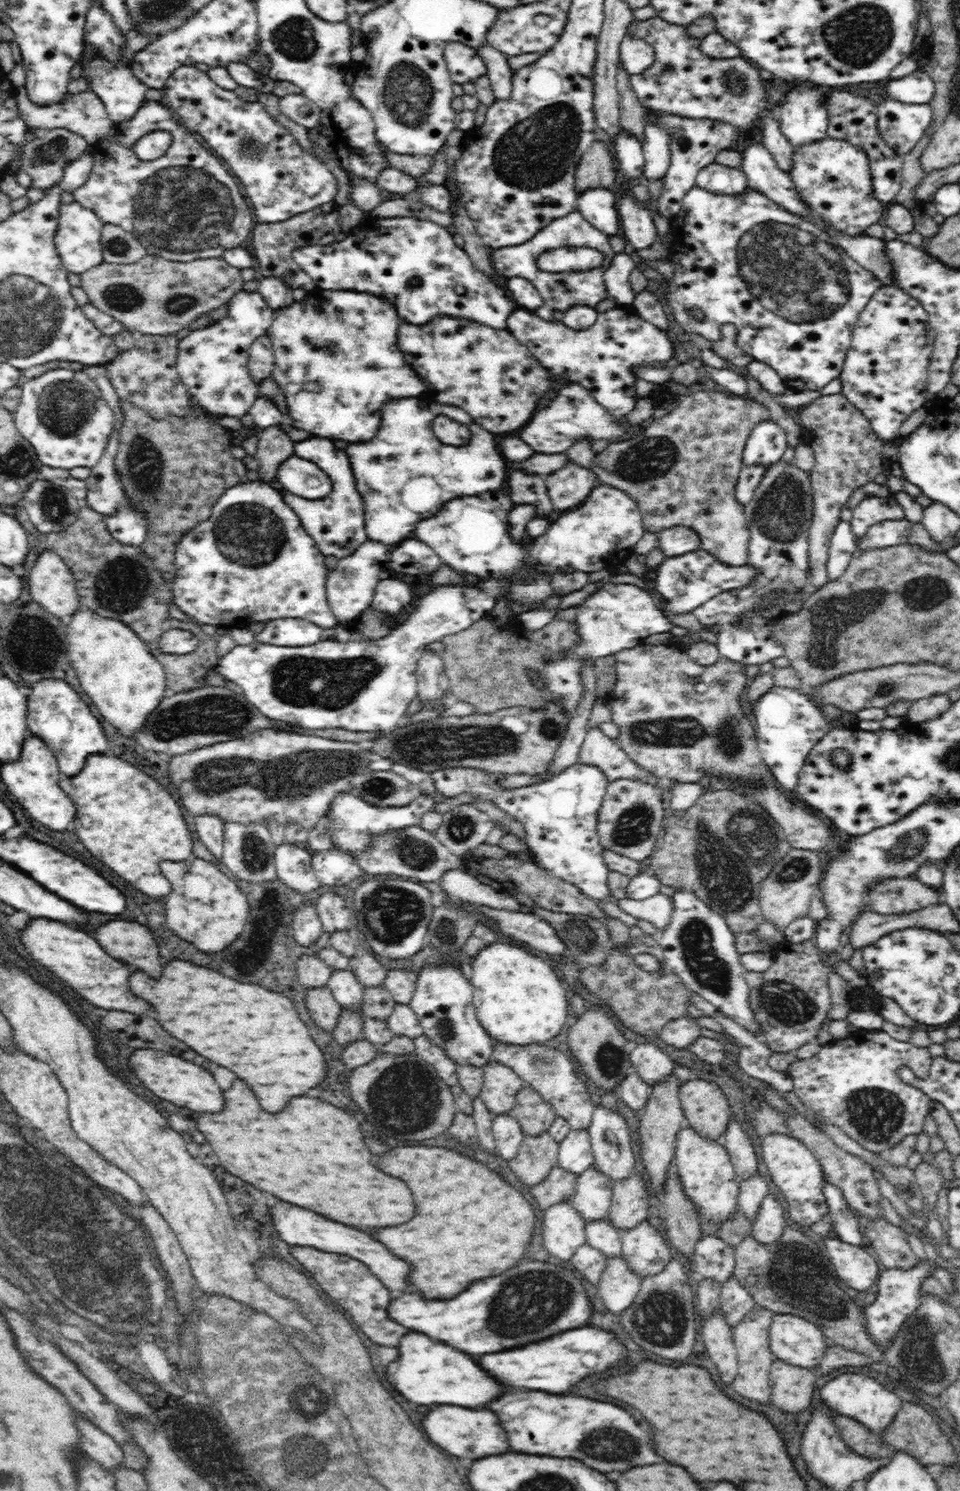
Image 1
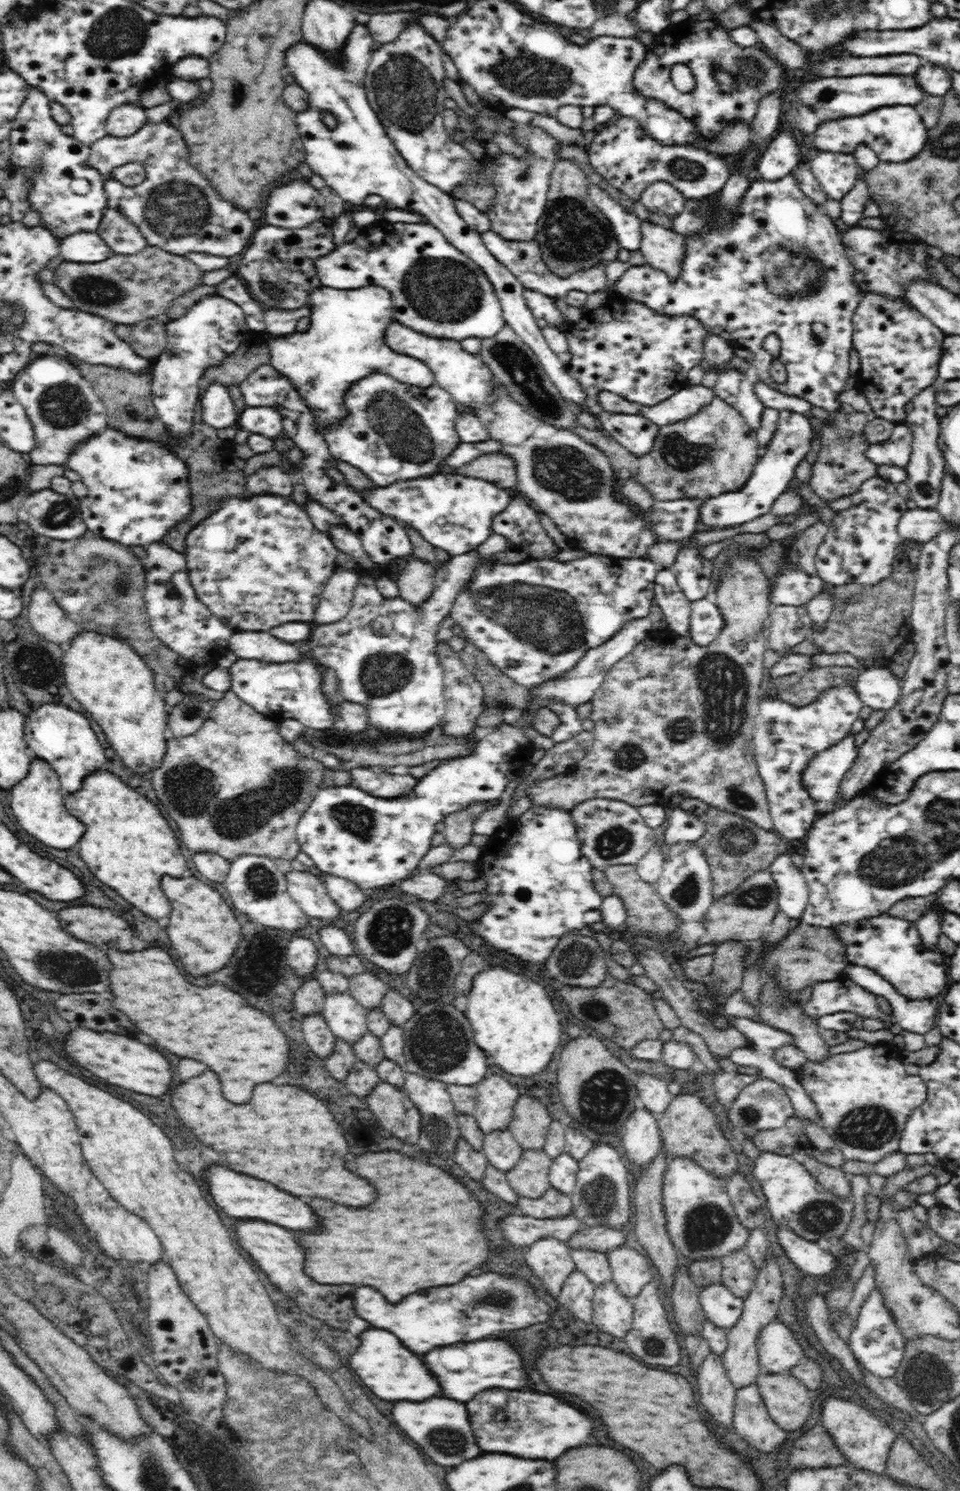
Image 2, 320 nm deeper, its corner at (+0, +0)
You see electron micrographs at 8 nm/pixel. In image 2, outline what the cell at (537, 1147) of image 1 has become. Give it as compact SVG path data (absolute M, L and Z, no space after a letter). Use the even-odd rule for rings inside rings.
M523 1150L516 1166L506 1172L515 1193L519 1197L540 1198L551 1187L549 1168L552 1161L543 1150Z

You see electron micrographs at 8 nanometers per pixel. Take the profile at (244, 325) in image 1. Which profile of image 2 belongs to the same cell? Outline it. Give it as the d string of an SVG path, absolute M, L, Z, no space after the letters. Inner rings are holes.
M208 296L202 301L196 302L180 318L170 320L165 324L167 332L167 348L160 353L152 366L153 376L151 380L151 402L157 410L158 416L166 425L168 433L176 438L186 440L192 432L194 424L194 406L198 402L198 380L209 366L220 364L229 354L232 354L245 342L250 328L248 328L246 316L242 307L238 306L222 296Z

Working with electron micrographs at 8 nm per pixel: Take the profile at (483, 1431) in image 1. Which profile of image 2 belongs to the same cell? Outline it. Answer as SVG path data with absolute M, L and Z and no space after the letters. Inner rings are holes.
M430 1398L424 1402L396 1402L392 1408L392 1416L396 1424L428 1454L436 1464L440 1466L456 1466L462 1464L464 1460L474 1458L480 1454L476 1444L476 1438L470 1428L468 1412L462 1402L454 1402L448 1398ZM458 1430L458 1432L456 1432Z

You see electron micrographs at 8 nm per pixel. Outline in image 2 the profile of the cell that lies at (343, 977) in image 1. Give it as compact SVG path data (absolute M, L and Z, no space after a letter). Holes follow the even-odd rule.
M349 992L326 994L324 1001L321 1015L336 1038L354 1045L369 1032L368 1011Z

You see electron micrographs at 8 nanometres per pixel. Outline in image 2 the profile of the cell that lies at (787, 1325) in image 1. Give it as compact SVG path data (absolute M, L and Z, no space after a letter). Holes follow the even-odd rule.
M779 1319L762 1327L757 1338L761 1372L787 1373L805 1357L794 1333Z

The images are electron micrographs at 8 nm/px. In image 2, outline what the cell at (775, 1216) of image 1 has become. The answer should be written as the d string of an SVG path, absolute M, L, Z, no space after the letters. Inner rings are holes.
M768 1252L767 1264L758 1268L758 1276L752 1292L744 1299L743 1310L738 1322L727 1331L727 1347L723 1352L723 1365L729 1381L734 1388L744 1388L754 1384L755 1378L761 1373L757 1351L757 1338L762 1327L778 1319L778 1308L782 1300L782 1272L776 1259Z

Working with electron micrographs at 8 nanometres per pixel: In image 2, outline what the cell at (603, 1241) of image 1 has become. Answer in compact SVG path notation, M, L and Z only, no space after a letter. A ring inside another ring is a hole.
M576 1248L576 1250L571 1250L570 1256L576 1264L577 1270L585 1274L590 1282L598 1286L611 1280L611 1268L607 1253Z

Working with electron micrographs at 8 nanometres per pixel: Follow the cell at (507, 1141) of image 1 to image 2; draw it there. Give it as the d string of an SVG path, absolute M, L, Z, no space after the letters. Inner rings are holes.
M494 1130L485 1134L482 1151L489 1164L502 1172L512 1170L520 1160L523 1148L508 1130Z

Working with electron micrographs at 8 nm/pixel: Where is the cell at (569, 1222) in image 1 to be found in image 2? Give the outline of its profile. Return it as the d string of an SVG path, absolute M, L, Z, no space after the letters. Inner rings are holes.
M555 1238L536 1240L525 1253L526 1265L555 1299L559 1296L566 1278L577 1270L570 1253L567 1243Z

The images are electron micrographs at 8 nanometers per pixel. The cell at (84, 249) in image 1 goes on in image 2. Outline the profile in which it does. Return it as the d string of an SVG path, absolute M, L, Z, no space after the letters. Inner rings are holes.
M76 232L60 241L60 254L66 261L79 263L100 262L113 253L97 232Z

